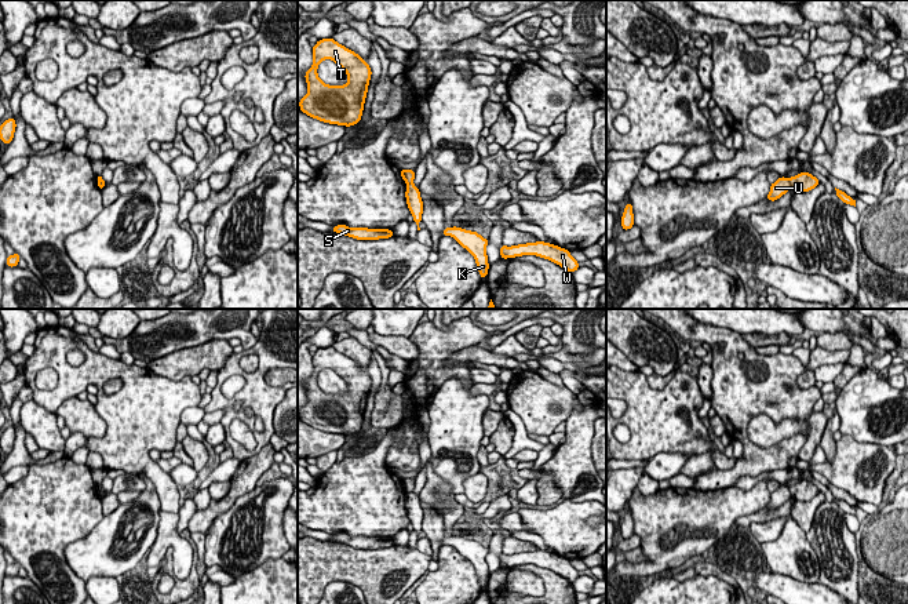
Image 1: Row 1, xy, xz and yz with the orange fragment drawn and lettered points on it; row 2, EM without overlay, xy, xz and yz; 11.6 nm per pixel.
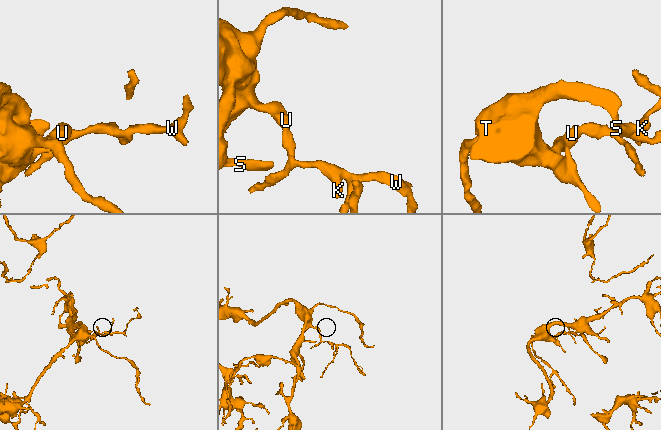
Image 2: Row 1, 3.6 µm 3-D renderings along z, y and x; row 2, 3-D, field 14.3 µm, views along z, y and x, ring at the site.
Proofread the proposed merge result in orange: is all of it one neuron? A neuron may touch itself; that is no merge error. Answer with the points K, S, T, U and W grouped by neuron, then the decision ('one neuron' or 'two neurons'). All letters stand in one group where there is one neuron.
K W / S T U; two neurons

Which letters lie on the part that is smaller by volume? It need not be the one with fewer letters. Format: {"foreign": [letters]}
{"foreign": ["K", "W"]}

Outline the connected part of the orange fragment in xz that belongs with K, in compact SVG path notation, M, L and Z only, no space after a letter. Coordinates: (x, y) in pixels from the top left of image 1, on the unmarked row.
M452 535L442 539L442 545L453 546L464 558L467 558L475 568L481 587L488 585L489 571L486 564L486 554L489 547L484 547L479 542L466 539L463 536Z

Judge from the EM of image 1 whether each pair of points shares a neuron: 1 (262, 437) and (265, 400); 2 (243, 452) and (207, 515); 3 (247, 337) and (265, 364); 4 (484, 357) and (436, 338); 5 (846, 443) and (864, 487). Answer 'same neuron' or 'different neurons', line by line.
1: same neuron
2: different neurons
3: different neurons
4: different neurons
5: same neuron

